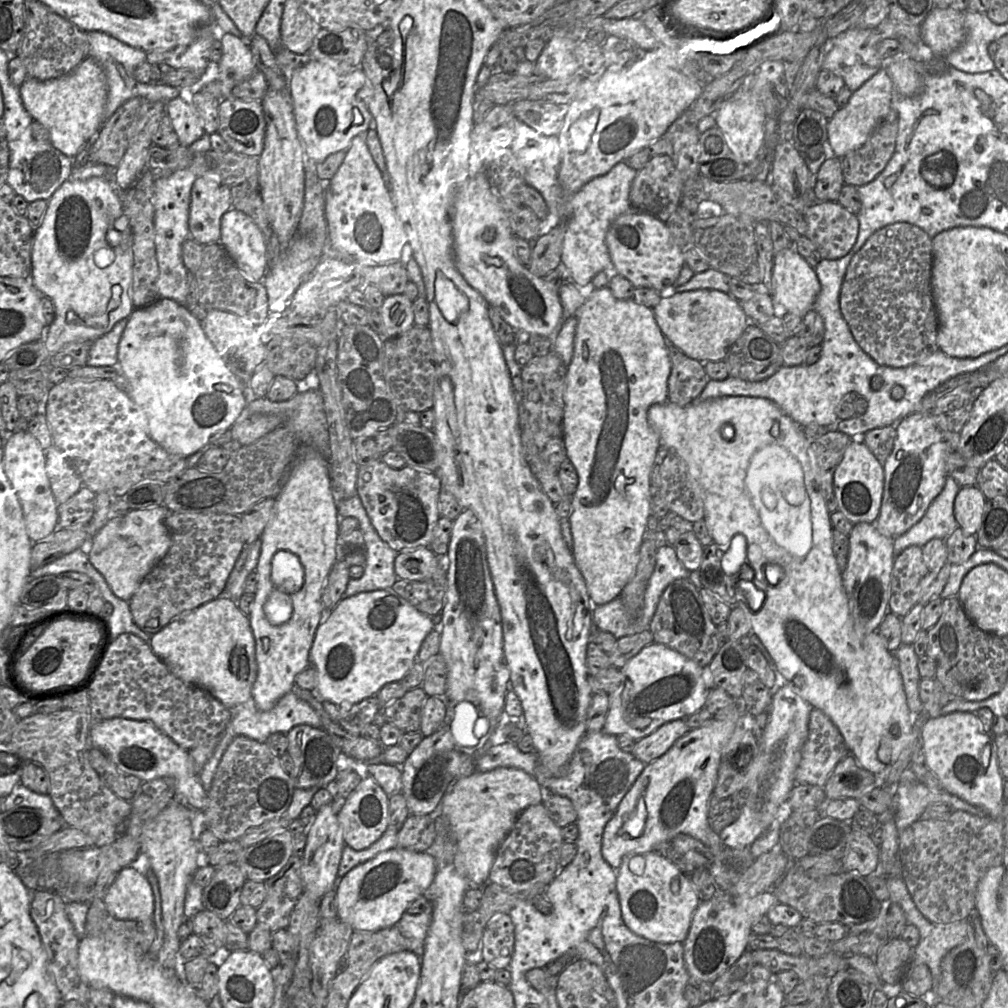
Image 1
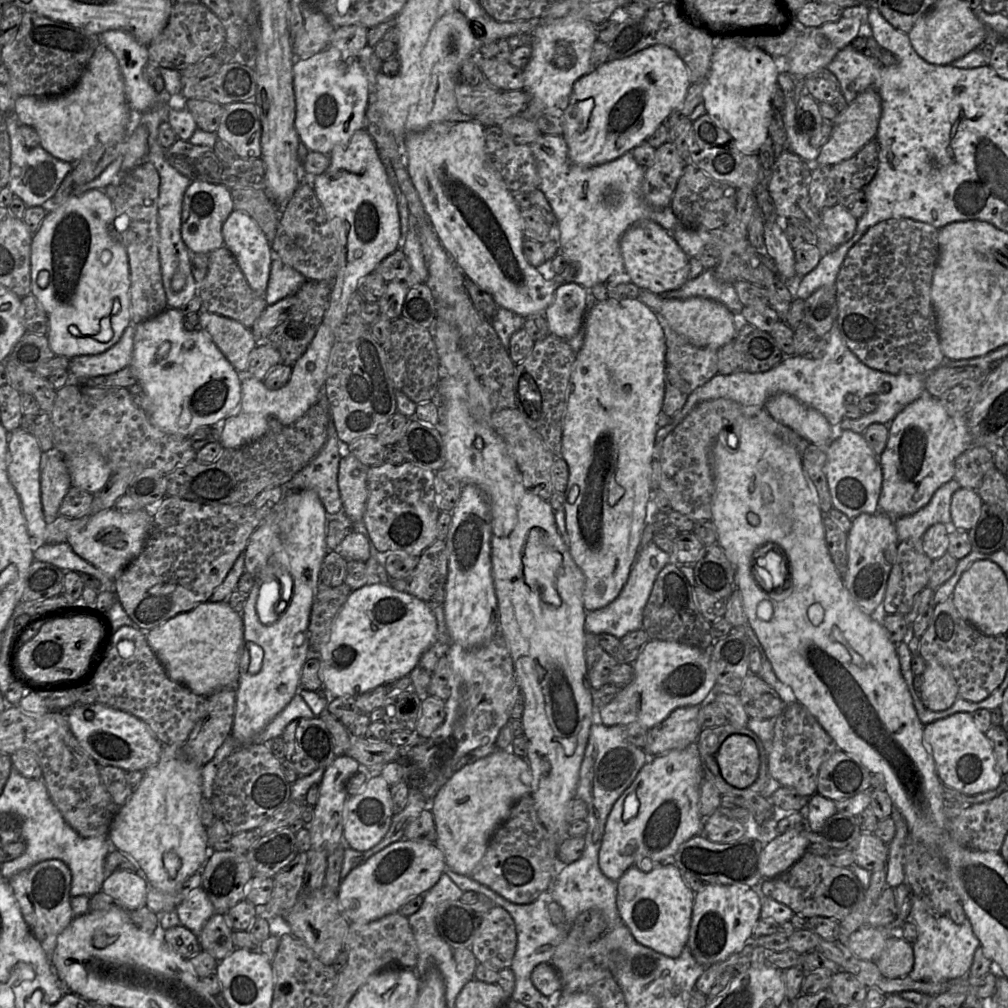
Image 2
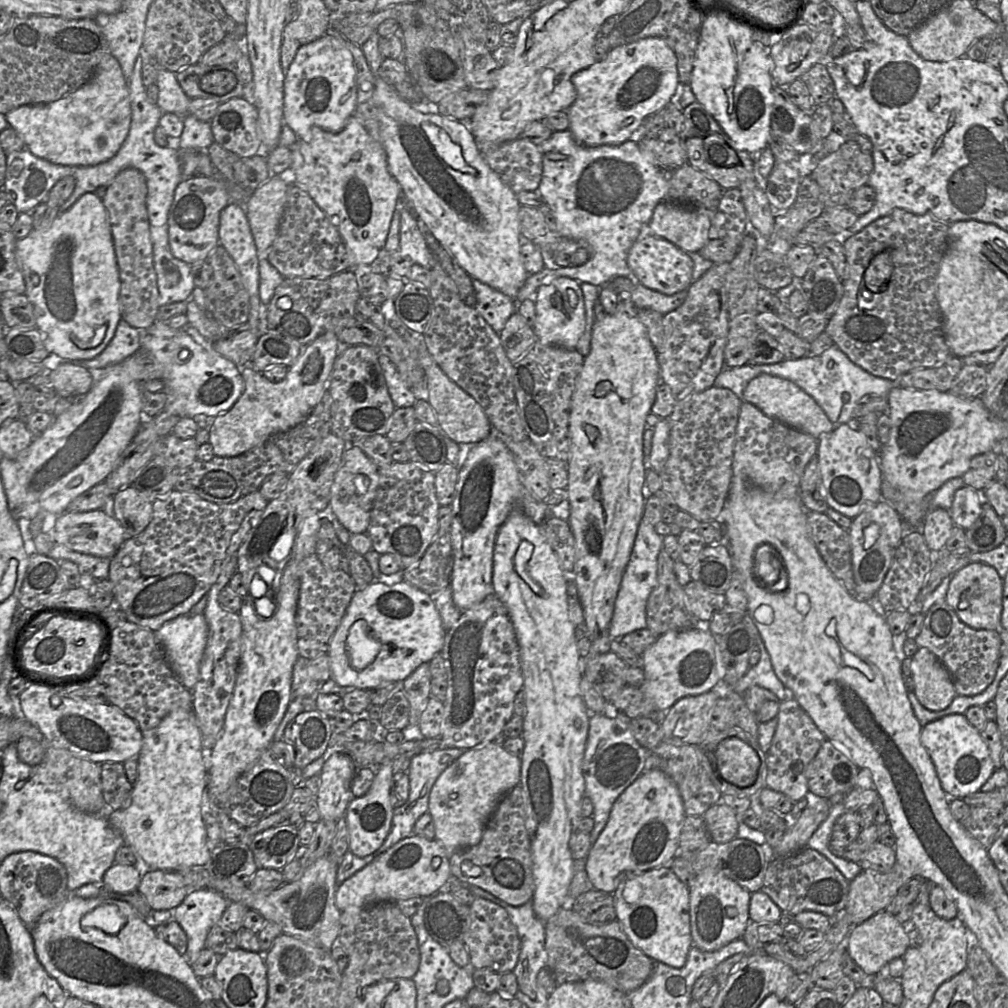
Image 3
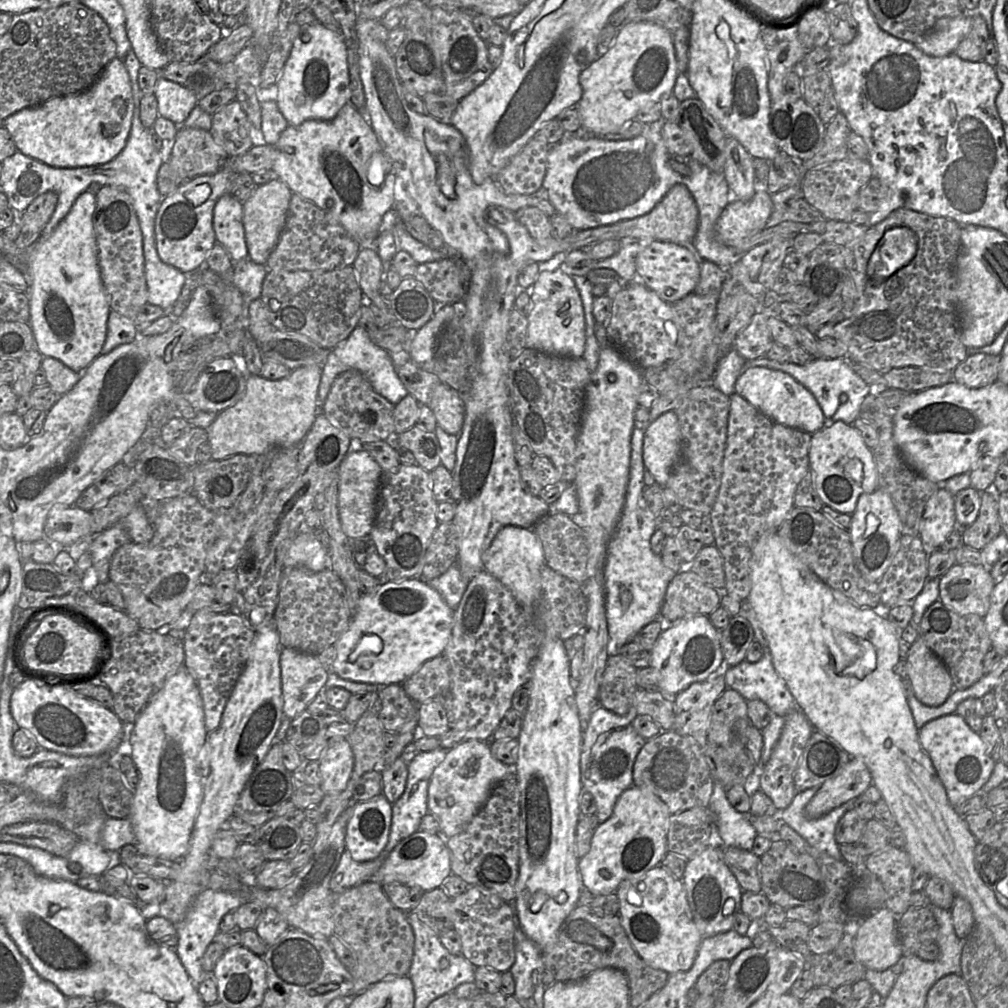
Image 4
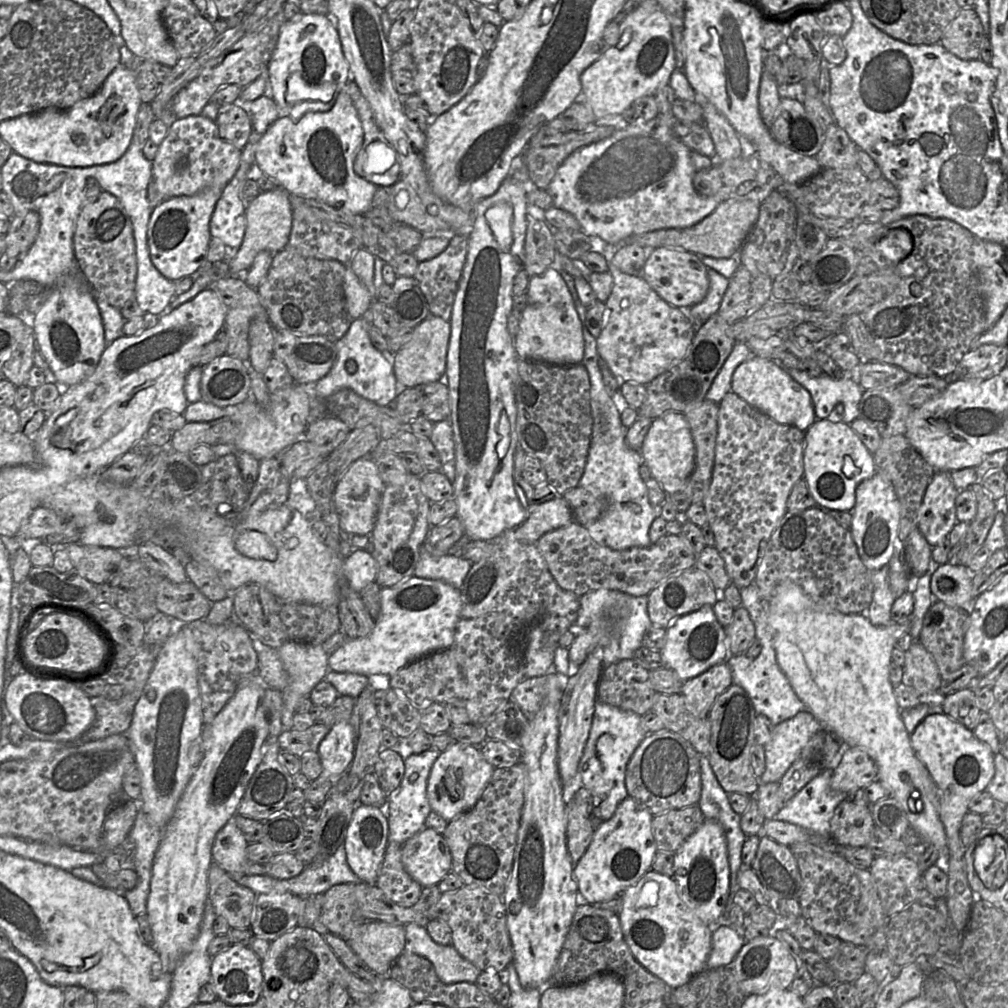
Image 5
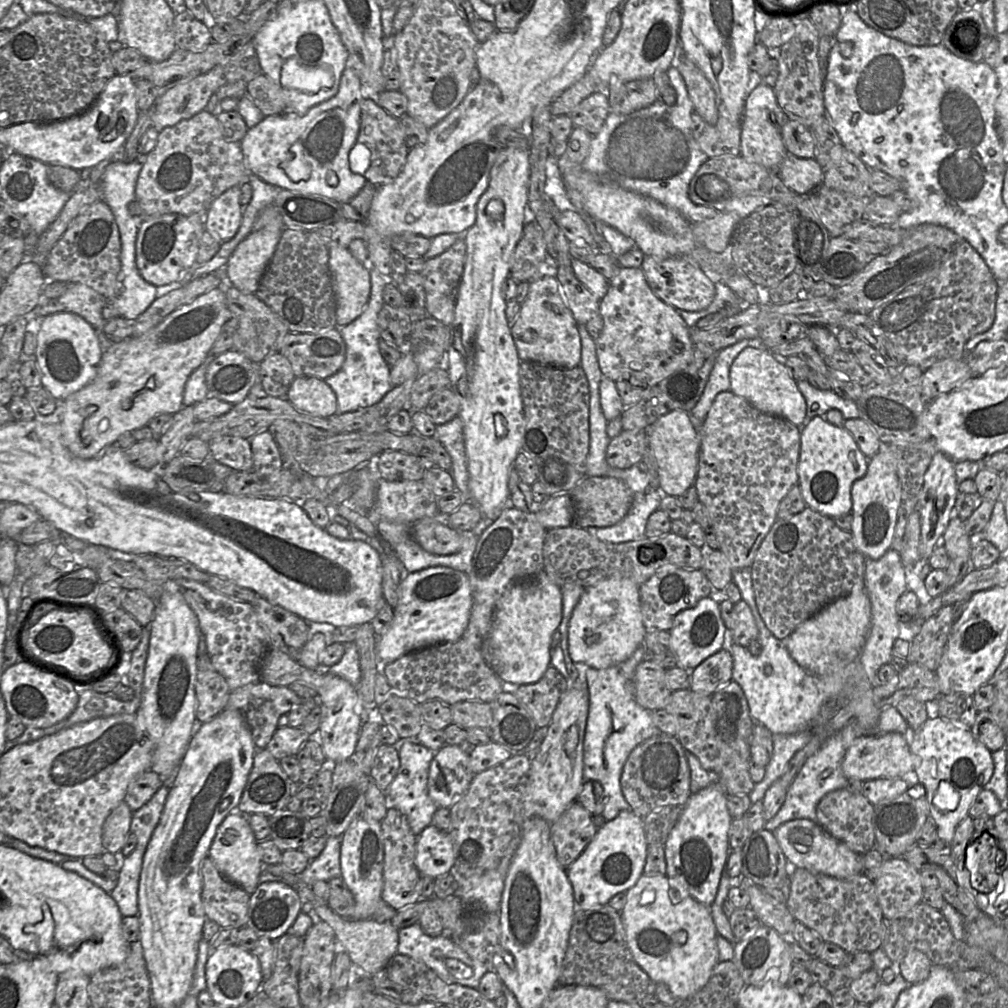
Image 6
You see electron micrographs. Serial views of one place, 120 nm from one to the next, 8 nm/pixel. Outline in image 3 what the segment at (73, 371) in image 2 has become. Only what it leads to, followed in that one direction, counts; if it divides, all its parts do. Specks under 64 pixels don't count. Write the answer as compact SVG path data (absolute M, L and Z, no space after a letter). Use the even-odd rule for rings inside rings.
M121 319L107 347L89 360L70 361L86 369L100 369L119 364L135 354L141 347L141 330Z

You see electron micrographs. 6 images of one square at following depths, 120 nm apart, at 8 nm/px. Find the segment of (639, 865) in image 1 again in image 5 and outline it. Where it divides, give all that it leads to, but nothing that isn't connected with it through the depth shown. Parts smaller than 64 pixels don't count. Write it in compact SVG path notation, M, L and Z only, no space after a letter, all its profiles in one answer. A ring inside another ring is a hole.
M650 869L621 895L622 932L633 956L644 968L662 979L670 989L687 984L706 969L714 926L701 920L681 898L673 877Z

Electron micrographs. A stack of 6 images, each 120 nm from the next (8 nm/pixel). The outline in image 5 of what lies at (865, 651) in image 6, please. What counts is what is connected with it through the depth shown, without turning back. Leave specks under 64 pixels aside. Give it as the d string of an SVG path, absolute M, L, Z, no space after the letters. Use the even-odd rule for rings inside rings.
M888 565L871 572L873 598L865 615L873 625L885 627L892 623L891 609L897 598L890 589Z

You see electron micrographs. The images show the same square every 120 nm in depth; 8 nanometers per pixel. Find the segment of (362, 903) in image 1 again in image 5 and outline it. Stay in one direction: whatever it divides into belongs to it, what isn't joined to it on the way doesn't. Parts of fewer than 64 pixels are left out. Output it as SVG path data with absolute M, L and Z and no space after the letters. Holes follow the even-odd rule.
M427 827L403 843L401 859L422 887L438 885L452 870L452 856L444 836Z

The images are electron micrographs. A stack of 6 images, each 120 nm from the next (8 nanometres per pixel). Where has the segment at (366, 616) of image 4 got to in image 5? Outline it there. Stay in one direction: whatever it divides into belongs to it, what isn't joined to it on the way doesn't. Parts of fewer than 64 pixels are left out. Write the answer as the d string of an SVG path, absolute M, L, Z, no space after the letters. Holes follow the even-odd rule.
M411 576L397 585L382 587L381 613L372 632L363 638L349 639L328 657L332 671L364 676L391 676L411 662L448 649L462 609L460 590L442 580Z

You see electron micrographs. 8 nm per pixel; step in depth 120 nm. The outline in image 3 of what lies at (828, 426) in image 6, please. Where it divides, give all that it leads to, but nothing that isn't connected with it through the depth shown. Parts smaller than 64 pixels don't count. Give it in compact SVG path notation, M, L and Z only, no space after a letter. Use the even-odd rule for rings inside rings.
M841 424L818 439L817 458L824 489L824 497L837 512L854 519L866 505L882 499L882 471L879 455L868 444L865 435Z

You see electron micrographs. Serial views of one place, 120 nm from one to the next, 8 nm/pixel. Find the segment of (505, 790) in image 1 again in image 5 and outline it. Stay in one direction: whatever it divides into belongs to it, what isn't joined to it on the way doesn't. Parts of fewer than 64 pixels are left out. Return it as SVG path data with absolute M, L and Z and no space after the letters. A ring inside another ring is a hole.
M452 743L435 760L427 782L427 798L432 811L450 822L475 806L482 796L495 767L482 756L479 747Z

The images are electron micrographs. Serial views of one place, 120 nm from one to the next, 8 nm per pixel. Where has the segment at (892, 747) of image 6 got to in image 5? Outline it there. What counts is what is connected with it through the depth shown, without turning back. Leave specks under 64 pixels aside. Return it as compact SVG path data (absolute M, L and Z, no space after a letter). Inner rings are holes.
M848 747L839 765L833 770L831 789L847 794L865 788L877 778L877 767L870 756L860 747Z

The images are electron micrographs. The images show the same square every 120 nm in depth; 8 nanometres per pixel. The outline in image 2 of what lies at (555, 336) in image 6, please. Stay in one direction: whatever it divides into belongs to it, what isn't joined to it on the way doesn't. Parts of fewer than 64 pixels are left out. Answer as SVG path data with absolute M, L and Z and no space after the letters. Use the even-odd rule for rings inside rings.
M566 282L559 285L555 291L552 303L543 313L547 321L550 334L561 339L569 340L580 329L586 314L586 289L574 282Z

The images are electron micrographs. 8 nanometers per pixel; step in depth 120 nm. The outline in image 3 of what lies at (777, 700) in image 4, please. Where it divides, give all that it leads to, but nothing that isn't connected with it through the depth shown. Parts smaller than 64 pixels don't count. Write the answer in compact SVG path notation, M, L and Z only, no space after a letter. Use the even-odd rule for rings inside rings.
M748 613L744 614L742 623L753 636L761 654L759 662L749 667L744 676L732 686L732 689L743 694L748 688L759 686L772 691L780 701L792 699L792 691L783 684L775 673L761 634Z

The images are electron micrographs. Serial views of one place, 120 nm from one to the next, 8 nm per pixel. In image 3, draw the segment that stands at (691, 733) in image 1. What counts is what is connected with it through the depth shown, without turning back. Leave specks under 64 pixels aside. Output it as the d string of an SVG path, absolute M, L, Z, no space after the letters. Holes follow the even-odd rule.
M650 769L644 770L643 773L631 783L616 799L610 815L608 822L602 832L600 833L597 840L592 844L587 856L585 857L585 870L588 875L588 878L593 885L593 888L613 894L619 883L626 877L637 877L637 875L632 875L632 872L636 871L646 871L661 866L663 863L672 860L679 852L679 837L681 829L683 826L684 819L686 817L683 801L679 793L678 787L676 784L660 769Z

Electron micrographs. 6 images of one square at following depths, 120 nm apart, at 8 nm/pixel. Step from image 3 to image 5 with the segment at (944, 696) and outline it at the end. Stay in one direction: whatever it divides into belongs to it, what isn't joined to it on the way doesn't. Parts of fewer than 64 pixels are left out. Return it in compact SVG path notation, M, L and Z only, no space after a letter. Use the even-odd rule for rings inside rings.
M915 640L906 651L901 683L913 687L922 696L937 692L941 680L932 655L918 640Z

